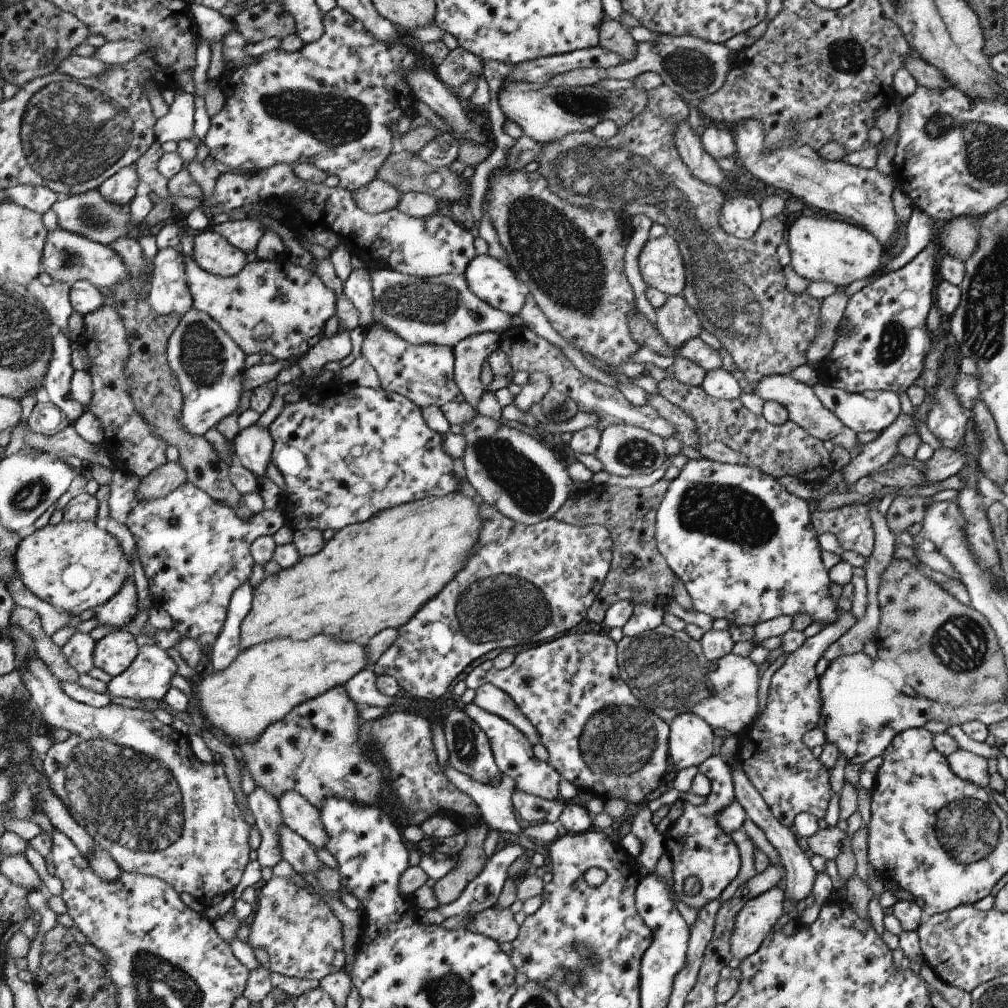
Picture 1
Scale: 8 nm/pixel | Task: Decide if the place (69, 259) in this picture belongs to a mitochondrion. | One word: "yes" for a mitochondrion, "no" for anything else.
yes

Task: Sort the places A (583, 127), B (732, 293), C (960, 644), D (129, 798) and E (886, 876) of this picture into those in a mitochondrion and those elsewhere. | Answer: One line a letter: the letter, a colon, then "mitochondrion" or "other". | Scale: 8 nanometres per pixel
A: mitochondrion
B: mitochondrion
C: mitochondrion
D: mitochondrion
E: other

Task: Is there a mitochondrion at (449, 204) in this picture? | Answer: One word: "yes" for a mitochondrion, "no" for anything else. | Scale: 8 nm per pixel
no

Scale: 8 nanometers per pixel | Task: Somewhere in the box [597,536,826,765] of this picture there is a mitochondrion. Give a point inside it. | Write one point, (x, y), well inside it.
(666, 671)

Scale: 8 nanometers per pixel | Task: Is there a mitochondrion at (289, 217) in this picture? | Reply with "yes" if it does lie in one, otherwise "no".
no

